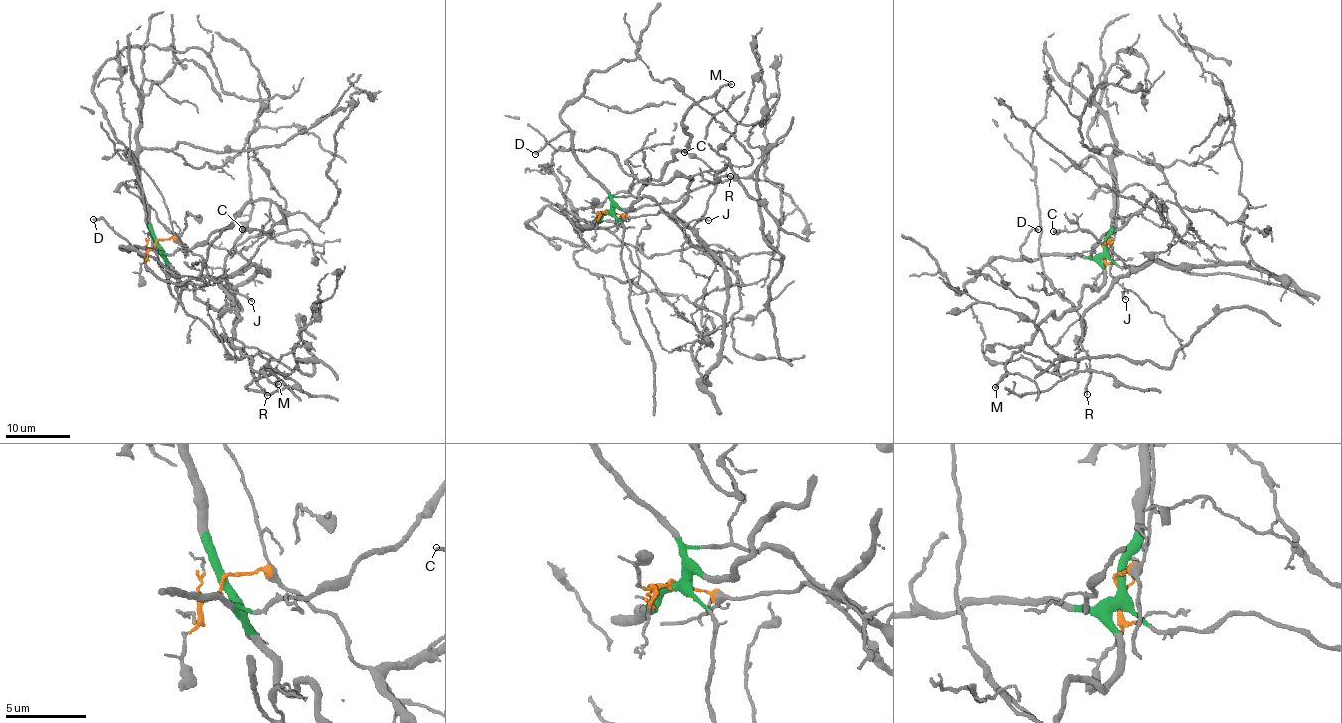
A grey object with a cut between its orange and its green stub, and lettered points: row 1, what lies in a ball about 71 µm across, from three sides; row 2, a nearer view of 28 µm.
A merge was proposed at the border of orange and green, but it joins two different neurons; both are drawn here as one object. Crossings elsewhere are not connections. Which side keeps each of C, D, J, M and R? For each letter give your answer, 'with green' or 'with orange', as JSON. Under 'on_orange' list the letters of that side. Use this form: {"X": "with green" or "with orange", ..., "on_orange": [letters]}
{"C": "with orange", "D": "with green", "J": "with orange", "M": "with green", "R": "with orange", "on_orange": ["C", "J", "R"]}

